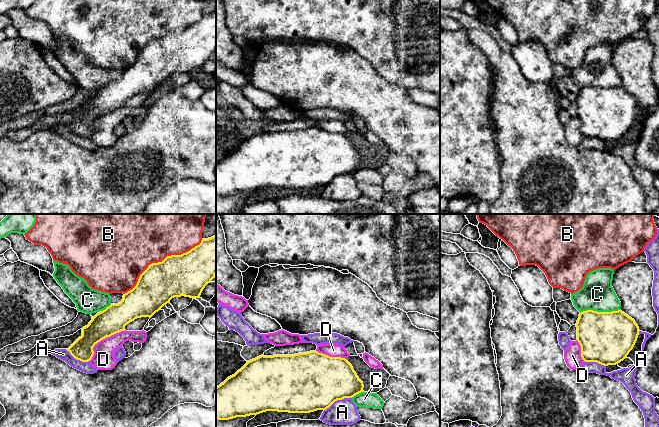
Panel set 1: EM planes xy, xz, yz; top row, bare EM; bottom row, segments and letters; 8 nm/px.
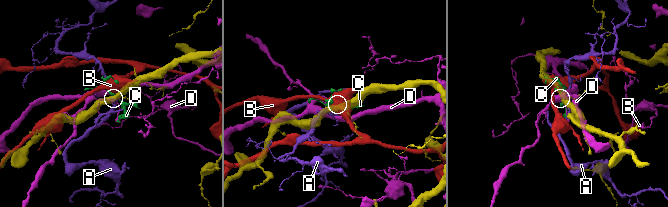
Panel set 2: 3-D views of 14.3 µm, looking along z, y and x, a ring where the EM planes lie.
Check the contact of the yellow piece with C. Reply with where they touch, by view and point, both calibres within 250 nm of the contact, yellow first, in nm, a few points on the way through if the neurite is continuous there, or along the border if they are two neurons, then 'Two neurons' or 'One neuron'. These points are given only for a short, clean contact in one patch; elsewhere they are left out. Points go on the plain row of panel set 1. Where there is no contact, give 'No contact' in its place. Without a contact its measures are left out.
Touches yellow at yz (599, 88). Thickness 420 nm (yellow) against 260 nm. Two neurons

